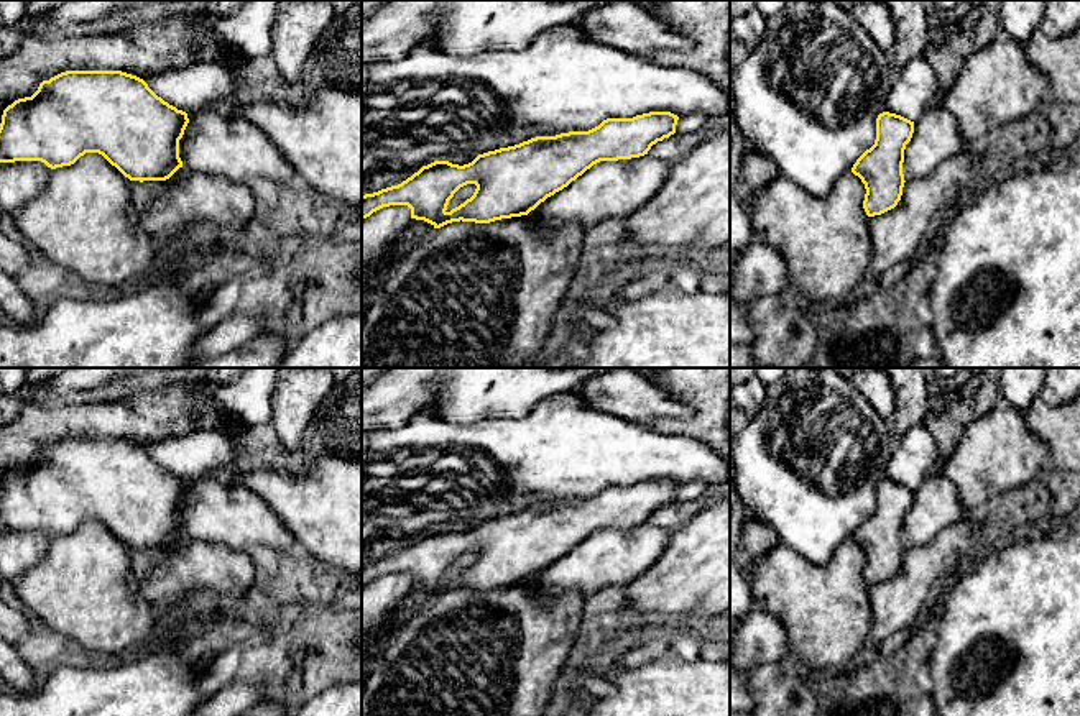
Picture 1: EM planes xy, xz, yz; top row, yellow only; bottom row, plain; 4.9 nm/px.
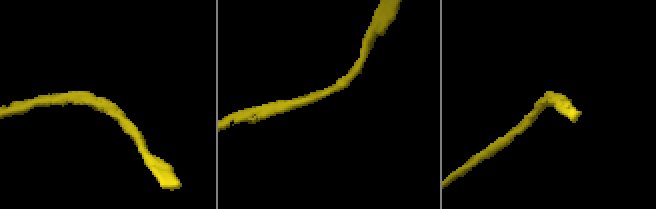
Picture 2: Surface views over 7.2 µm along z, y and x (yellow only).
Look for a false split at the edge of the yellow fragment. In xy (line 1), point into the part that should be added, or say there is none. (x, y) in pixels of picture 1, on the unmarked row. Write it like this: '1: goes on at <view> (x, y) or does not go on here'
1: does not go on here

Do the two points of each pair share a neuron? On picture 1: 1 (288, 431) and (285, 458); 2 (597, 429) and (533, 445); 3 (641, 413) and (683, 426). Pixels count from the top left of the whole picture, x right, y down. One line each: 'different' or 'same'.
1: different
2: same
3: different

